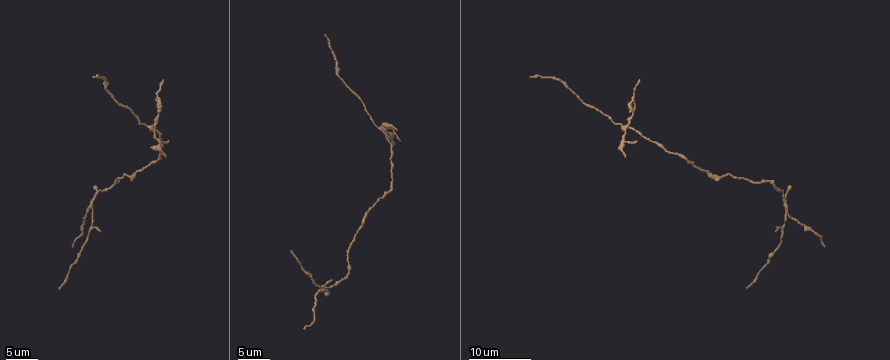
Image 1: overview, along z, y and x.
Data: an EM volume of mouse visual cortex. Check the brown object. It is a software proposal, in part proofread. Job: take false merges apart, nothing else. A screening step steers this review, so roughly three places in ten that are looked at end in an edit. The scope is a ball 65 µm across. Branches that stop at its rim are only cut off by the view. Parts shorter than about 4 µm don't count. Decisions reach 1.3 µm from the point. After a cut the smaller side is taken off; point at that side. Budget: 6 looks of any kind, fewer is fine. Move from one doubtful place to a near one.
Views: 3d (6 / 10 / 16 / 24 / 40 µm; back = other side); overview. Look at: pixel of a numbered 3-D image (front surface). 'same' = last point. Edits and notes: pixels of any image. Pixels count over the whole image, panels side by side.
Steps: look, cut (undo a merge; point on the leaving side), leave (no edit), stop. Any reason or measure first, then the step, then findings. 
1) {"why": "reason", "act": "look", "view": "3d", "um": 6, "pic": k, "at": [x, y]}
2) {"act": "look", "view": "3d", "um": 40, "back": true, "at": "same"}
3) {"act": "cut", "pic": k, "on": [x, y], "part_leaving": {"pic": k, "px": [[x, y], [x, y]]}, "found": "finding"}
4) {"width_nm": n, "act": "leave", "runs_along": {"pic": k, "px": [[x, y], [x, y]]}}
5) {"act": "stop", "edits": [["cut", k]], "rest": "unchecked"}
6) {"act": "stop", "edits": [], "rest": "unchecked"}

{"why": "sudden change in width", "act": "look", "view": "3d", "um": 24, "pic": 1, "at": [391, 170]}

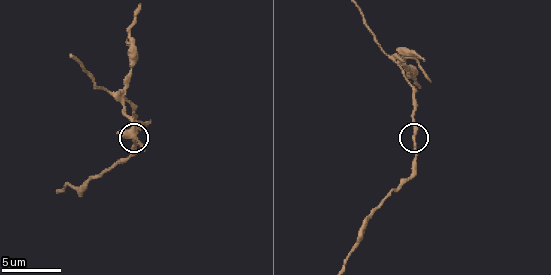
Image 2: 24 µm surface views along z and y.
{"why": "closer look", "act": "look", "view": "3d", "um": 6, "pic": 2, "at": [414, 139]}

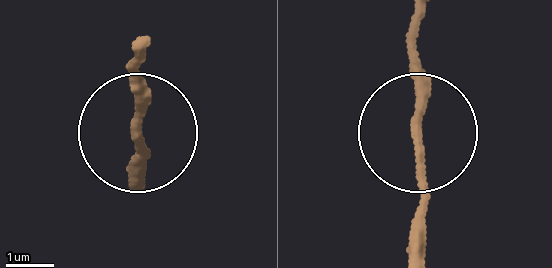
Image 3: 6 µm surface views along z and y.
{"width_nm": 180, "act": "leave", "found": "one cell here"}

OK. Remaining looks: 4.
{"why": "branch point", "act": "look", "view": "3d", "um": 16, "pic": 1, "at": [87, 208]}

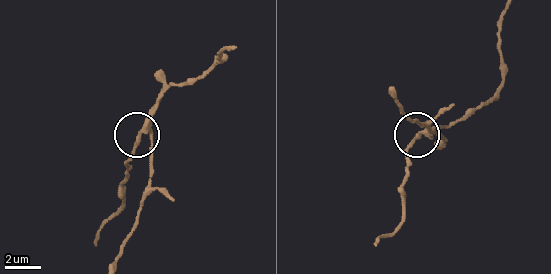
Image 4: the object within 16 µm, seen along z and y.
{"act": "look", "view": "3d", "um": 10, "pic": 4, "at": [141, 135]}

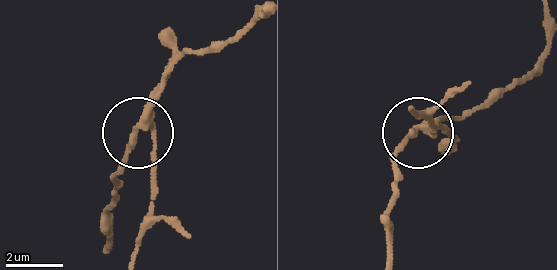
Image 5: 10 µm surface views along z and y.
{"width_nm": 260, "act": "cut", "pic": 5, "on": [151, 156], "part_leaving": {"pic": 5, "px": [[149, 113], [156, 175], [137, 254]]}, "found": "two cells meet here"}

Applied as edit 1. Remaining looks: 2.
{"act": "stop", "edits": [["cut", 5]], "rest": "unchecked"}

